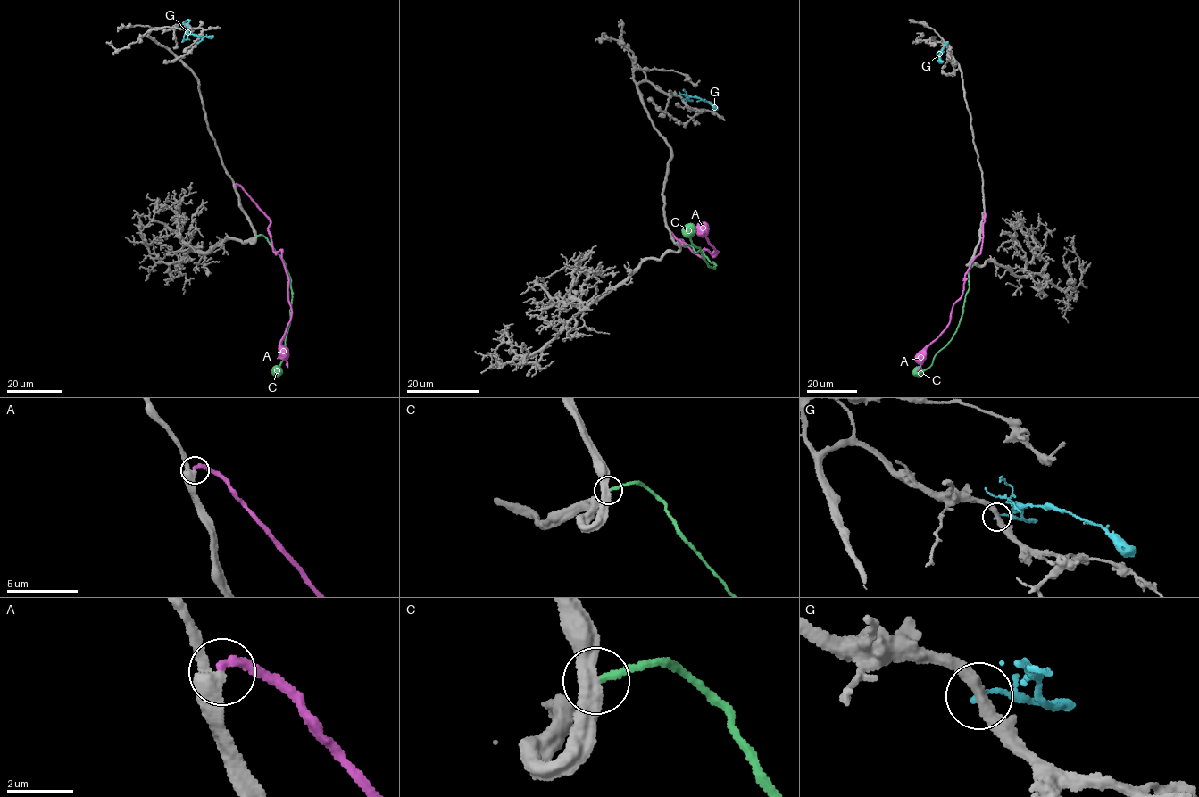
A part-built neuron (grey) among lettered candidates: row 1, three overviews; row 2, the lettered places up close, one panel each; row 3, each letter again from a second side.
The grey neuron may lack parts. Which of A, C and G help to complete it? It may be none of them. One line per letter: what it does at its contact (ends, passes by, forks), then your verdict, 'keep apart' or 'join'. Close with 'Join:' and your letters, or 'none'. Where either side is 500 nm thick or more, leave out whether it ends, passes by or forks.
A: it ends; join
C: it ends; keep apart
G: it ends; keep apart
Join: A

